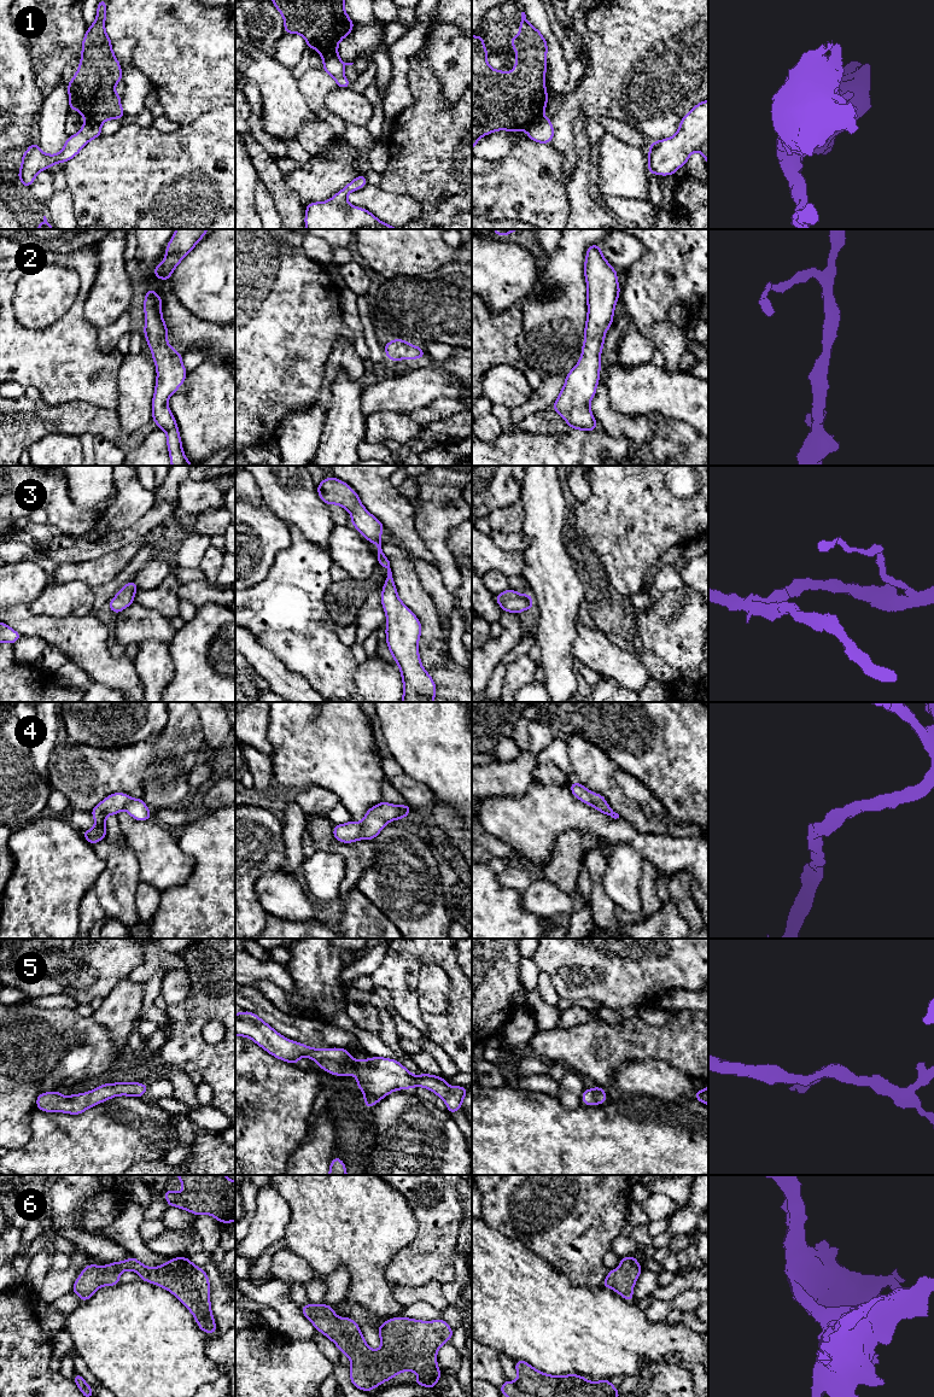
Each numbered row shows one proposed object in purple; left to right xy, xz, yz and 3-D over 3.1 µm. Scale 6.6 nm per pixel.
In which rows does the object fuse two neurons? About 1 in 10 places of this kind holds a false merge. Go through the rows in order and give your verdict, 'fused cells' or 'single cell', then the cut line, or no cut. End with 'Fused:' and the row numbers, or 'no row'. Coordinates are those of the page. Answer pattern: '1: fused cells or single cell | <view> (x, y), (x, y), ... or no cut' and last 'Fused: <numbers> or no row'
1: fused cells | xz (320, 52), (331, 52), (344, 63)
2: single cell | no cut
3: single cell | no cut
4: single cell | no cut
5: single cell | no cut
6: single cell | no cut
Fused: 1

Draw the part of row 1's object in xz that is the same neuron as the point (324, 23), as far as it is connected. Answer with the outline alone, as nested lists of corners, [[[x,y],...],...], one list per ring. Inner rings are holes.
[[[270,0],[282,16],[285,33],[300,34],[307,47],[317,52],[331,52],[338,55],[338,43],[354,29],[355,23],[346,14],[345,0]],[[339,58],[340,59],[340,58]],[[340,59],[342,60],[342,59]],[[342,60],[343,62],[343,60]],[[343,62],[344,63],[344,62]],[[344,63],[352,65],[354,63]]]

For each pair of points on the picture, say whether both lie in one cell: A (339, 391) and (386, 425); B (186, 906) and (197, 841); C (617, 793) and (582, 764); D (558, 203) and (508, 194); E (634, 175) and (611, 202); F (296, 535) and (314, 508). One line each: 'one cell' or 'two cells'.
A: two cells
B: one cell
C: one cell
D: one cell
E: two cells
F: two cells

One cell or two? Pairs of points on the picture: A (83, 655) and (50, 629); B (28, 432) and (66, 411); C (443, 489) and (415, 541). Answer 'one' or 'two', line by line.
A: one
B: one
C: two

